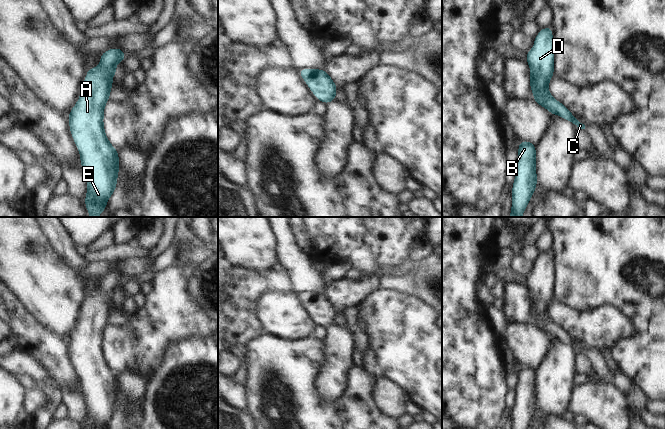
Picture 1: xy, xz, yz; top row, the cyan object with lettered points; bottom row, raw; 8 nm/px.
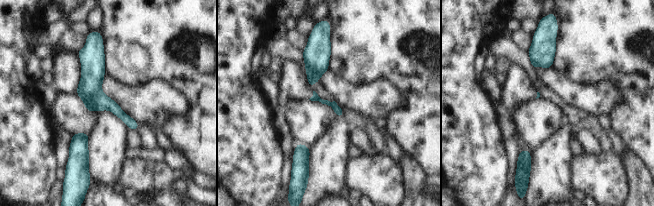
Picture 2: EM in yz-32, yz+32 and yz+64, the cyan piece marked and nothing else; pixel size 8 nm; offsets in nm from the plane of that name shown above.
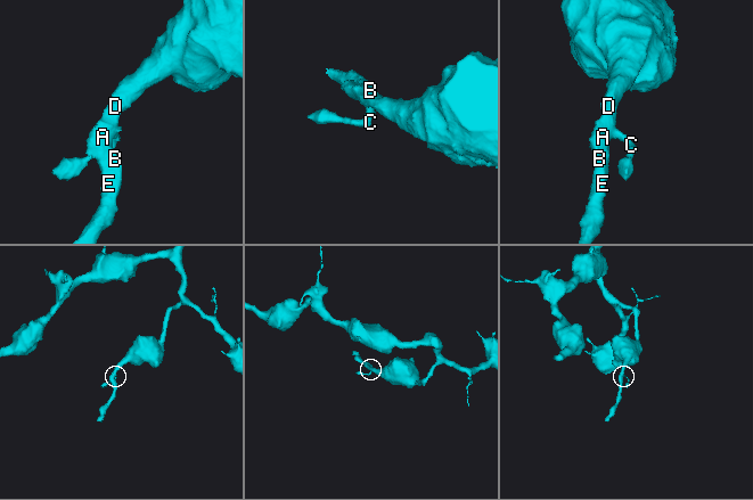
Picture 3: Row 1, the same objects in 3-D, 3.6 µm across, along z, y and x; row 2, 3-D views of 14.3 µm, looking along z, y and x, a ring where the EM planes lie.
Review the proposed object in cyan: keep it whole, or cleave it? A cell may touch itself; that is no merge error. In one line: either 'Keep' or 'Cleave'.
Cleave

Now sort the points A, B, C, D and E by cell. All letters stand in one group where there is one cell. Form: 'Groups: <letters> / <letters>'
Groups: A B D E / C

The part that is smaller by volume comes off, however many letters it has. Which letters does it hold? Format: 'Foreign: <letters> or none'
Foreign: C

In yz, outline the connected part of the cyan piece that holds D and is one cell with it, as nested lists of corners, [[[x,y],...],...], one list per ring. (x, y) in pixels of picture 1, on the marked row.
[[[552,27],[540,28],[534,45],[526,56],[530,68],[530,89],[534,95],[545,95],[549,92],[549,83],[554,76],[554,56]]]

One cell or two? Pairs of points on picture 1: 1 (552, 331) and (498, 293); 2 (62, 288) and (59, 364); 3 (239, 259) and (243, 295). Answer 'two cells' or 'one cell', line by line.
1: two cells
2: two cells
3: two cells

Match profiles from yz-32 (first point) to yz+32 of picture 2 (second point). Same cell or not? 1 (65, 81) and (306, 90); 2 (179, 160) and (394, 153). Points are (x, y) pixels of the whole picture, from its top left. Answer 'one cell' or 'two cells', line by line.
1: one cell
2: one cell

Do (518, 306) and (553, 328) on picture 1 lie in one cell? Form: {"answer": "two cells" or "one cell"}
{"answer": "one cell"}

